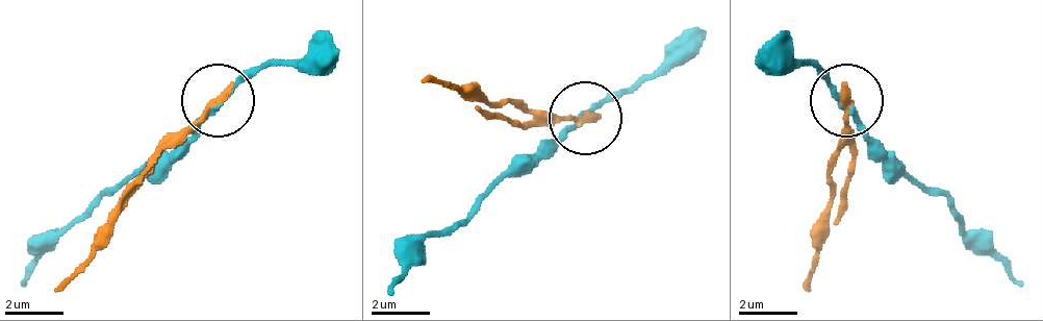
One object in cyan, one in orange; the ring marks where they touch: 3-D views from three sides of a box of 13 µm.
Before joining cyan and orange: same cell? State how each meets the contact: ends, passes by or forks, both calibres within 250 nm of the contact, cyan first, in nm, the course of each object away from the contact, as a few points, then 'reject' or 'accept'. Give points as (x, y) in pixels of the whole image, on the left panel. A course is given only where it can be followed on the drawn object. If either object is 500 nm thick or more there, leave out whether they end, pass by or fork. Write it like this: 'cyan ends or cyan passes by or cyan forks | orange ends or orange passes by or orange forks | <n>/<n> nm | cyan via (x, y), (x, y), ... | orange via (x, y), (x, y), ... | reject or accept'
cyan passes by | orange ends | 190/280 nm | cyan via (215, 102), (173, 153), (144, 161), (64, 225), (20, 284) | orange via (215, 102), (166, 146), (115, 232), (56, 291) | reject

